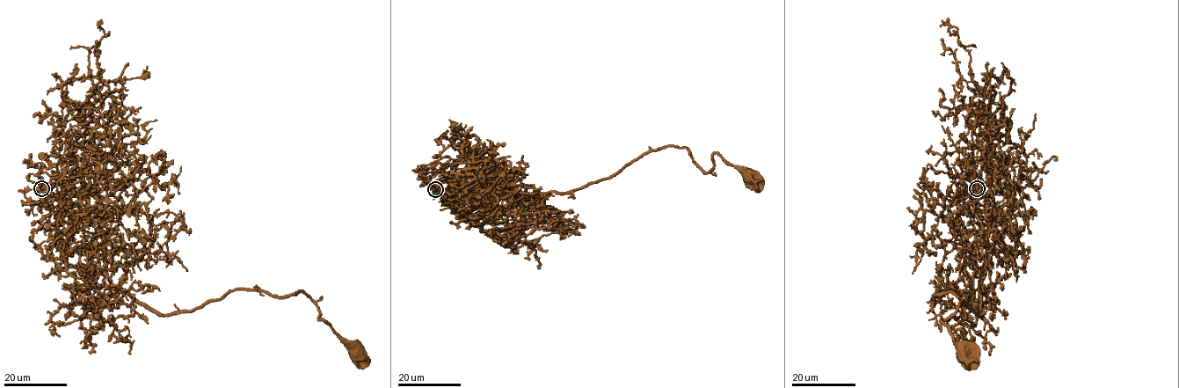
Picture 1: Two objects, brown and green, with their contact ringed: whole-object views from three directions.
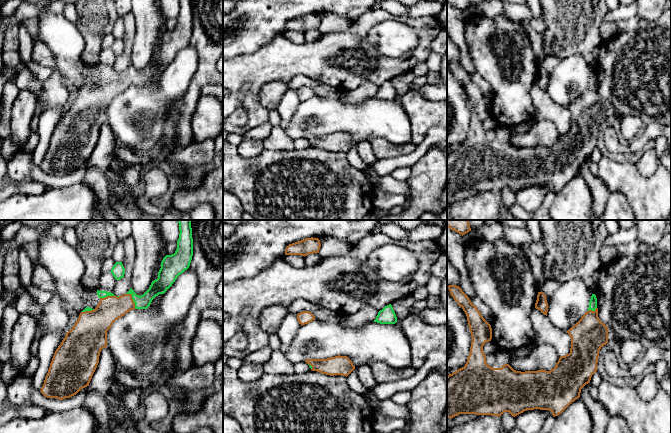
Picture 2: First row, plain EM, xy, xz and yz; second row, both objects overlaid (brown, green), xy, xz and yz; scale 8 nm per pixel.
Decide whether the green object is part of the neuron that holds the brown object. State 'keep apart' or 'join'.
join

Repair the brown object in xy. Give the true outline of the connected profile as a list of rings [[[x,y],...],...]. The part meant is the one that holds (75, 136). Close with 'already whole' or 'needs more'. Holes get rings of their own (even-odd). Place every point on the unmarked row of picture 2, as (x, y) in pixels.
[[[179,0],[179,7],[175,29],[163,34],[158,54],[152,57],[149,65],[143,71],[137,71],[132,64],[121,72],[97,66],[97,71],[100,74],[97,83],[95,85],[86,83],[80,89],[78,96],[72,105],[66,108],[65,114],[54,129],[44,160],[40,166],[45,173],[63,176],[76,171],[81,165],[89,162],[99,139],[100,128],[107,123],[107,107],[112,100],[131,86],[147,85],[156,72],[164,70],[177,53],[189,44],[193,32],[191,0]]] | needs more

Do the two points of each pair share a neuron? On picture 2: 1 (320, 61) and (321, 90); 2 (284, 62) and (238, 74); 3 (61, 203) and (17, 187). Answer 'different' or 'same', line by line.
1: different
2: same
3: different

